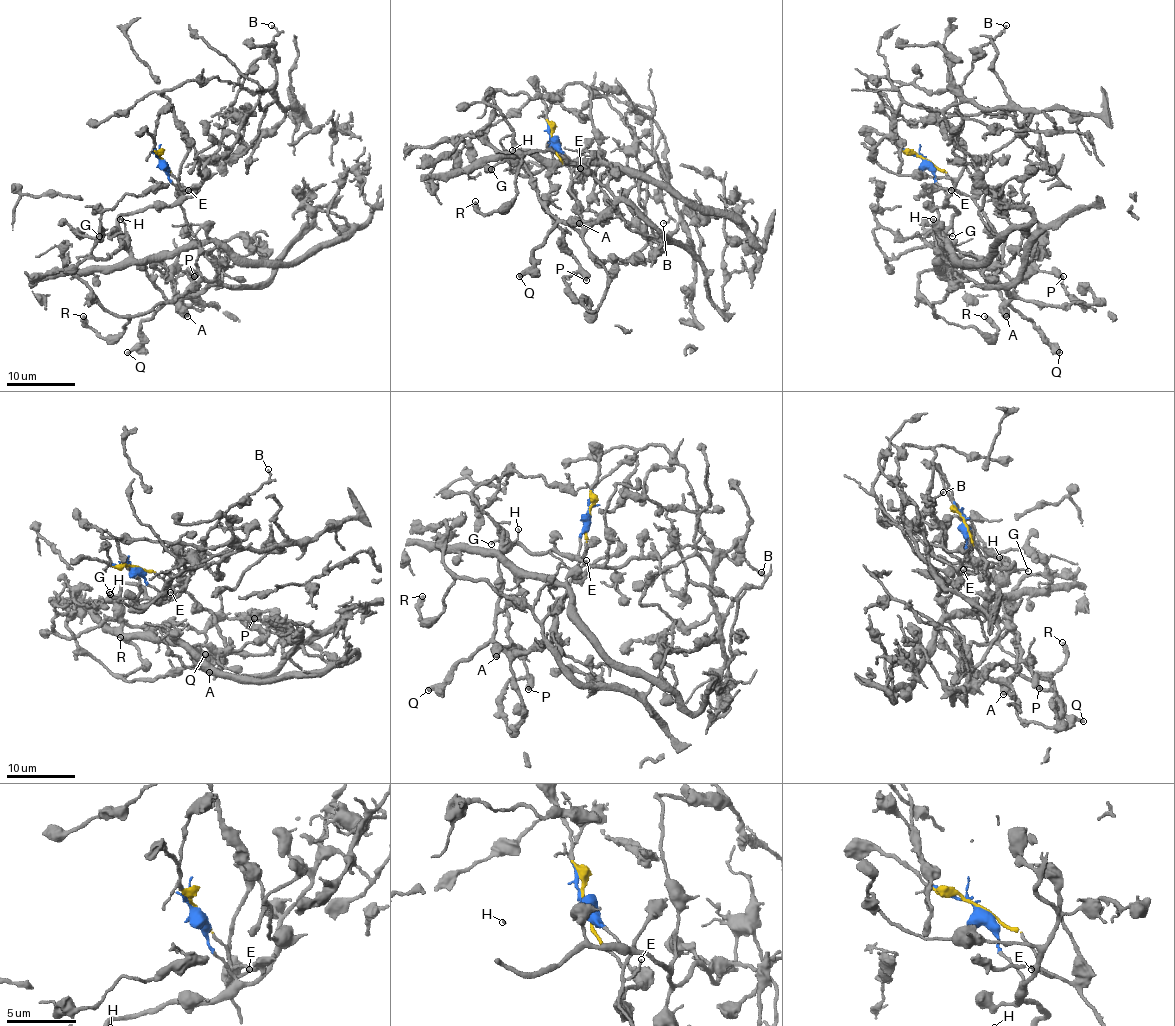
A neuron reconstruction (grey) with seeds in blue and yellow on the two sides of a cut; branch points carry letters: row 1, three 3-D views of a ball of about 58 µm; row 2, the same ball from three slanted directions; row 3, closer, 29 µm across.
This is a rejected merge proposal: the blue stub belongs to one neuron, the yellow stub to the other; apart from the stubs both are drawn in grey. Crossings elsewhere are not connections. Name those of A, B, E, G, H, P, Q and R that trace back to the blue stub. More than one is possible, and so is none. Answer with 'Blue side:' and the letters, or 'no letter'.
Blue side: B, G, H, P

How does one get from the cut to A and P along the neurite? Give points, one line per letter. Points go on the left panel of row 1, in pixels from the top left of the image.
A: (161, 159), (178, 184), (185, 232), (218, 270), (203, 289), (184, 298), (180, 306), (187, 317)
P: (161, 159), (180, 196), (121, 215), (120, 241), (135, 258), (158, 256), (151, 266), (170, 279), (194, 277)

